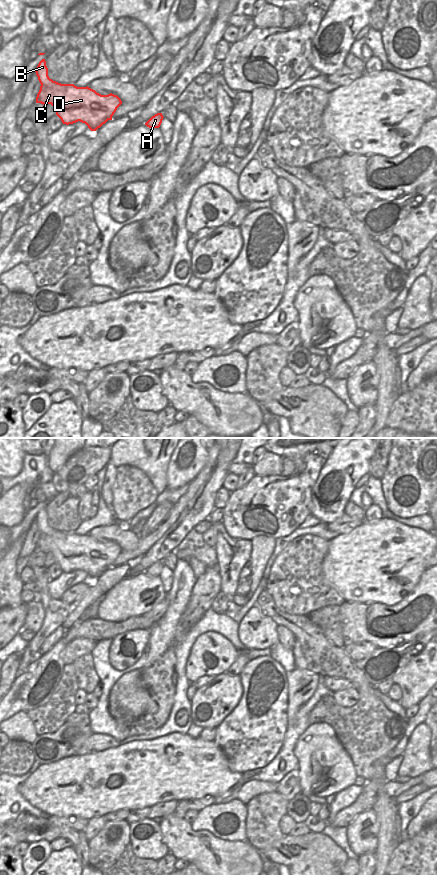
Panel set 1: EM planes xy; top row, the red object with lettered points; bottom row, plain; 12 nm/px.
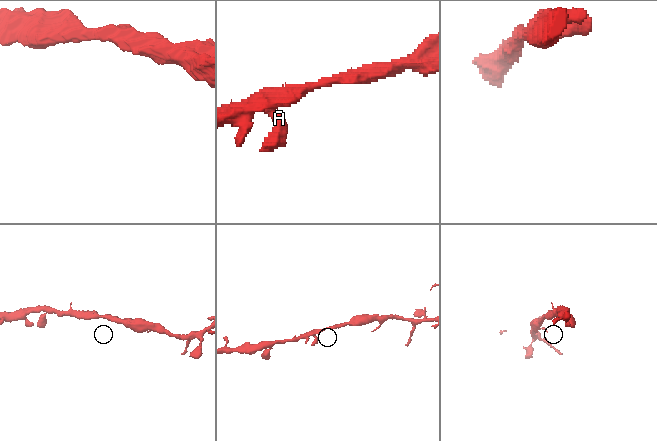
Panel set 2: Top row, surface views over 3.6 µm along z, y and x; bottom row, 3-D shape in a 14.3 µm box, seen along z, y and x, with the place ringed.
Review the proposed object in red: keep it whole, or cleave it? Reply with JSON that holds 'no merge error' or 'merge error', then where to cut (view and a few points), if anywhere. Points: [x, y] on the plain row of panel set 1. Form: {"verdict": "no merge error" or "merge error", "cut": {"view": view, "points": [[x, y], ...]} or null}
{"verdict": "no merge error", "cut": null}

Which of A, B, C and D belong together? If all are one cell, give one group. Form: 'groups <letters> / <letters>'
groups A B C D

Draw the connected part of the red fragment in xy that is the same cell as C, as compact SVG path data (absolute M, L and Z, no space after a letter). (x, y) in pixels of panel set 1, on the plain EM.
M42 507L36 518L41 532L36 551L51 552L63 572L69 573L78 569L85 571L91 579L96 579L112 564L122 552L121 547L112 541L101 543L87 535L74 532L61 532L48 524L45 507Z

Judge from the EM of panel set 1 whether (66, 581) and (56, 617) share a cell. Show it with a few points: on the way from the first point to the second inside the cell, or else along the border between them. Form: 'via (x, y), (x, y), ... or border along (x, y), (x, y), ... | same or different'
border along (49, 580), (48, 593), (53, 598), (60, 600) | different

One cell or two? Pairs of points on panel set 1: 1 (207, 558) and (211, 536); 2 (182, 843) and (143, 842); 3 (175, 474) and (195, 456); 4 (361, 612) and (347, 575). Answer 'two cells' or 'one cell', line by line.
1: two cells
2: two cells
3: one cell
4: two cells

